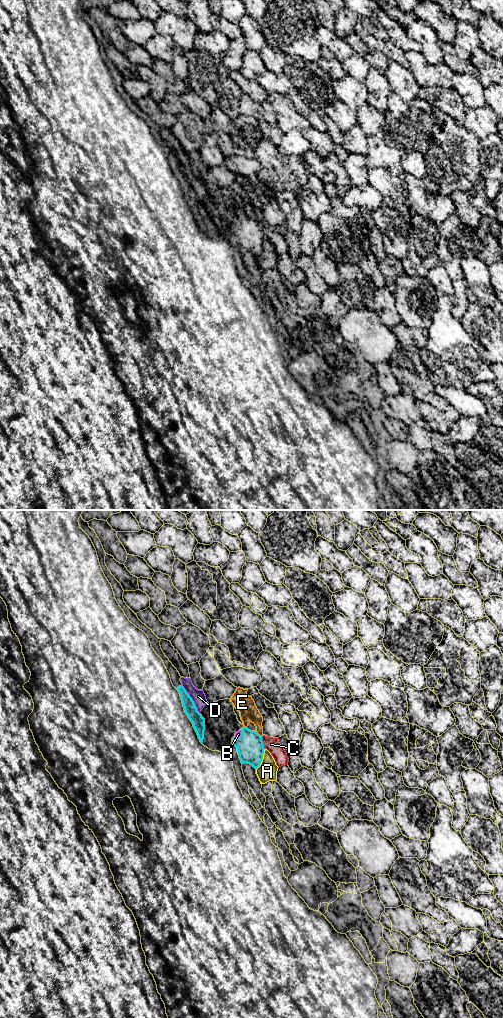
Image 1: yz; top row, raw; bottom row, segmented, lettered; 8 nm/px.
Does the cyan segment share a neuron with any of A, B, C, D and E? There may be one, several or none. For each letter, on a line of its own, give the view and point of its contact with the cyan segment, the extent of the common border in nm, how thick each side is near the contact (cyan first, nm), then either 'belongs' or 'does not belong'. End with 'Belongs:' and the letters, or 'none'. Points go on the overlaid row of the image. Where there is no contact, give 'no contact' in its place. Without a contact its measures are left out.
A: yz (262, 758) | 180 nm | 220/160 nm | does not belong
B: yz (240, 736) | 80 nm | 220/50 nm | belongs
C: yz (262, 742) | 110 nm | 220/110 nm | does not belong
D: yz (191, 699) | 280 nm | 100/110 nm | does not belong
E: yz (258, 734) | 60 nm | 220/150 nm | does not belong
Belongs: B

